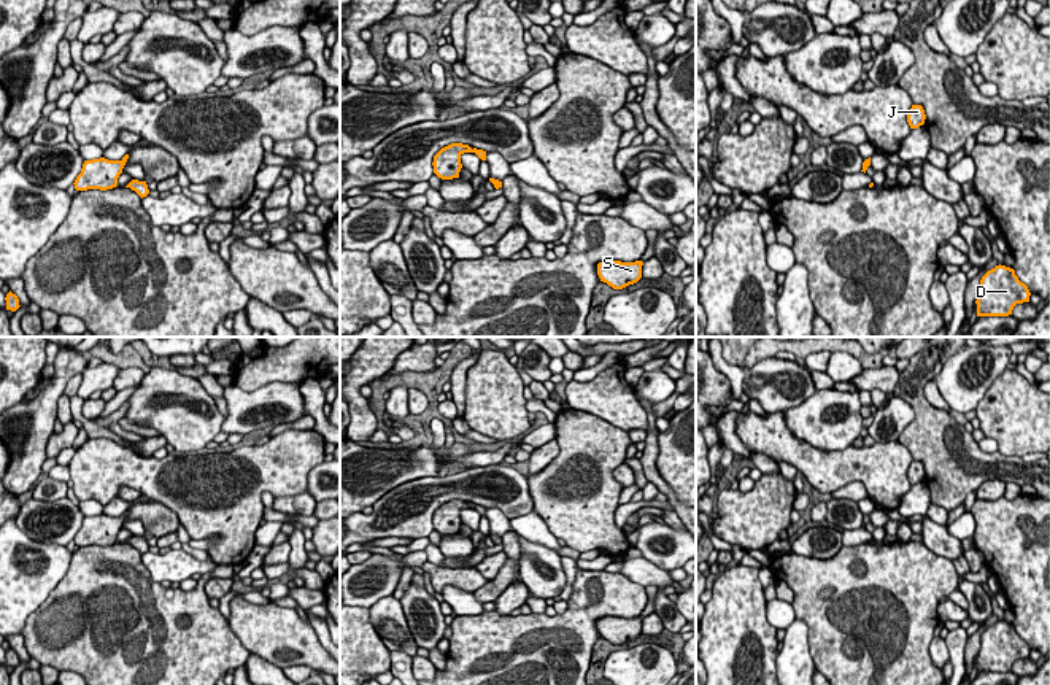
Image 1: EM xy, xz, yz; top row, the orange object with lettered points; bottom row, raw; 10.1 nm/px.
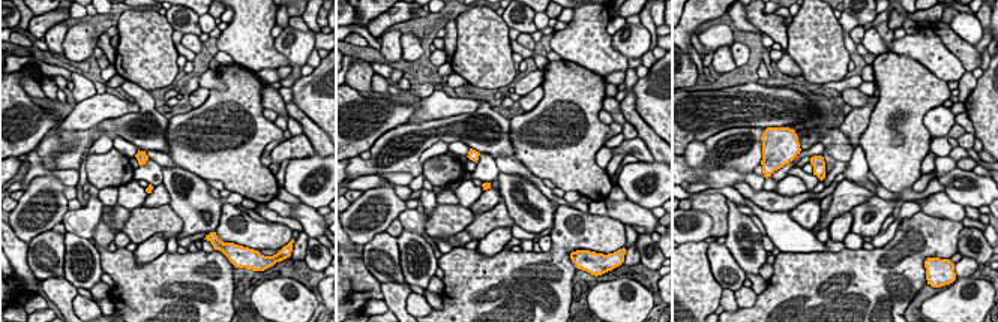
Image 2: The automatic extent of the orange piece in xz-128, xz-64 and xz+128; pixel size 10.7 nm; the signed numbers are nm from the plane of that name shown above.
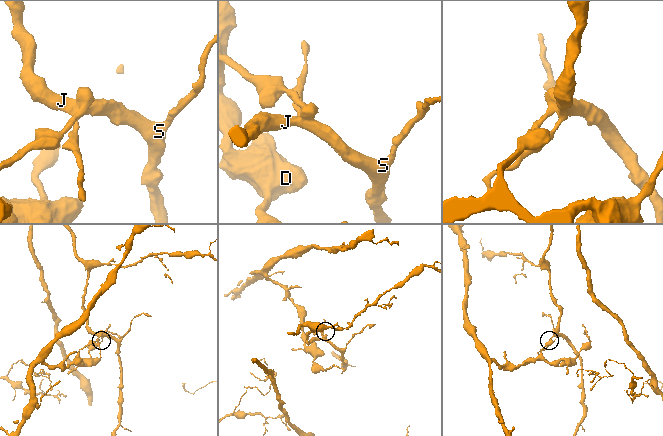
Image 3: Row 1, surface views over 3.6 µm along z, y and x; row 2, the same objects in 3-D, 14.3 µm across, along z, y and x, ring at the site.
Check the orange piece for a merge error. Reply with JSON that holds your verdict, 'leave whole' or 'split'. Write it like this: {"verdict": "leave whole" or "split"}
{"verdict": "split"}

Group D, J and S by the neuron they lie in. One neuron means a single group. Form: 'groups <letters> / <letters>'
groups D / J S

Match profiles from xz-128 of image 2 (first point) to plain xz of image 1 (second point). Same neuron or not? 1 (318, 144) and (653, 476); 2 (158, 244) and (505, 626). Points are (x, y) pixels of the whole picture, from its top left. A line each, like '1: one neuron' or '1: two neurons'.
1: one neuron
2: two neurons

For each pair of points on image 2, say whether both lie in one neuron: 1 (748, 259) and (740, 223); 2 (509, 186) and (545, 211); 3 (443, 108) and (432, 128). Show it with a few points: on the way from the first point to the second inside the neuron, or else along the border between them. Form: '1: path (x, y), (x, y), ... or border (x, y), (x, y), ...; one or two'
1: path (742, 250), (742, 232); one
2: path (514, 199), (520, 208), (536, 219); one
3: border (471, 111), (408, 123); two

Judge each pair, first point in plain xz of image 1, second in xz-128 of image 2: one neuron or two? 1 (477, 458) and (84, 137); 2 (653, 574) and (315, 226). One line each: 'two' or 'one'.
1: two
2: one

